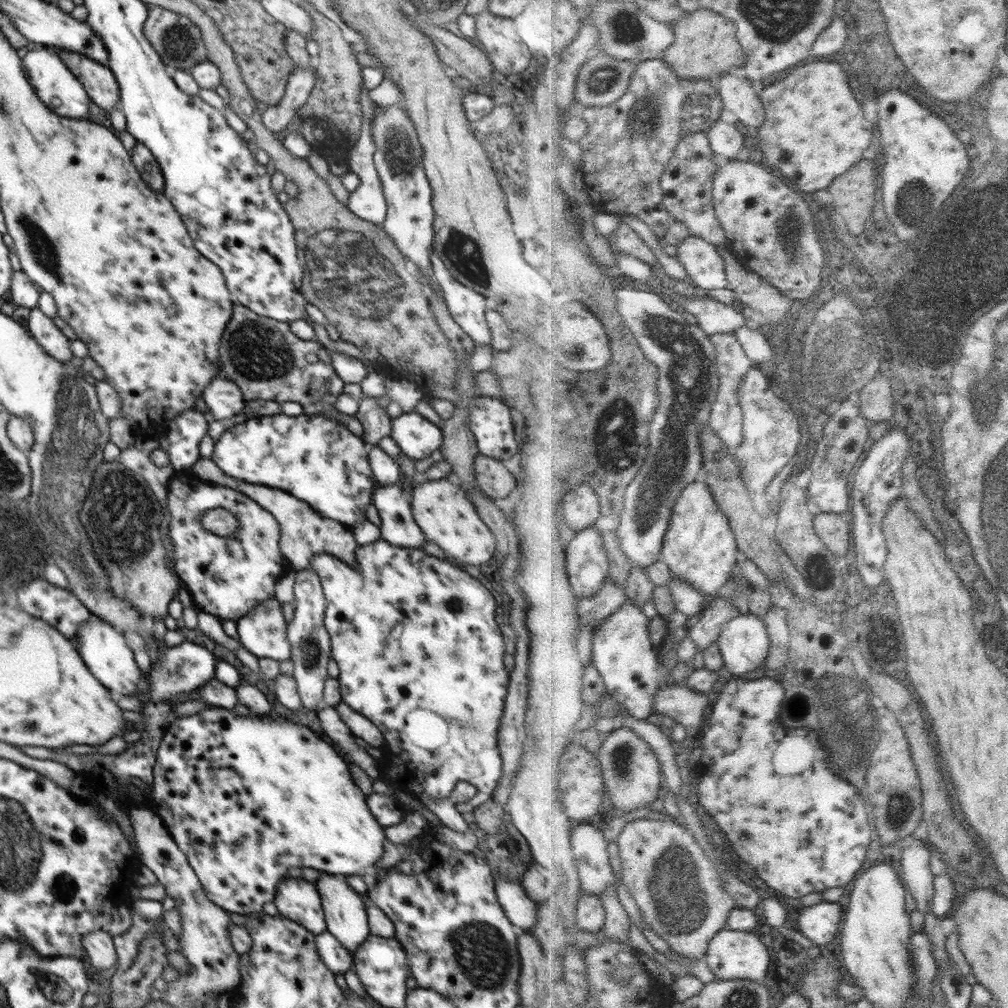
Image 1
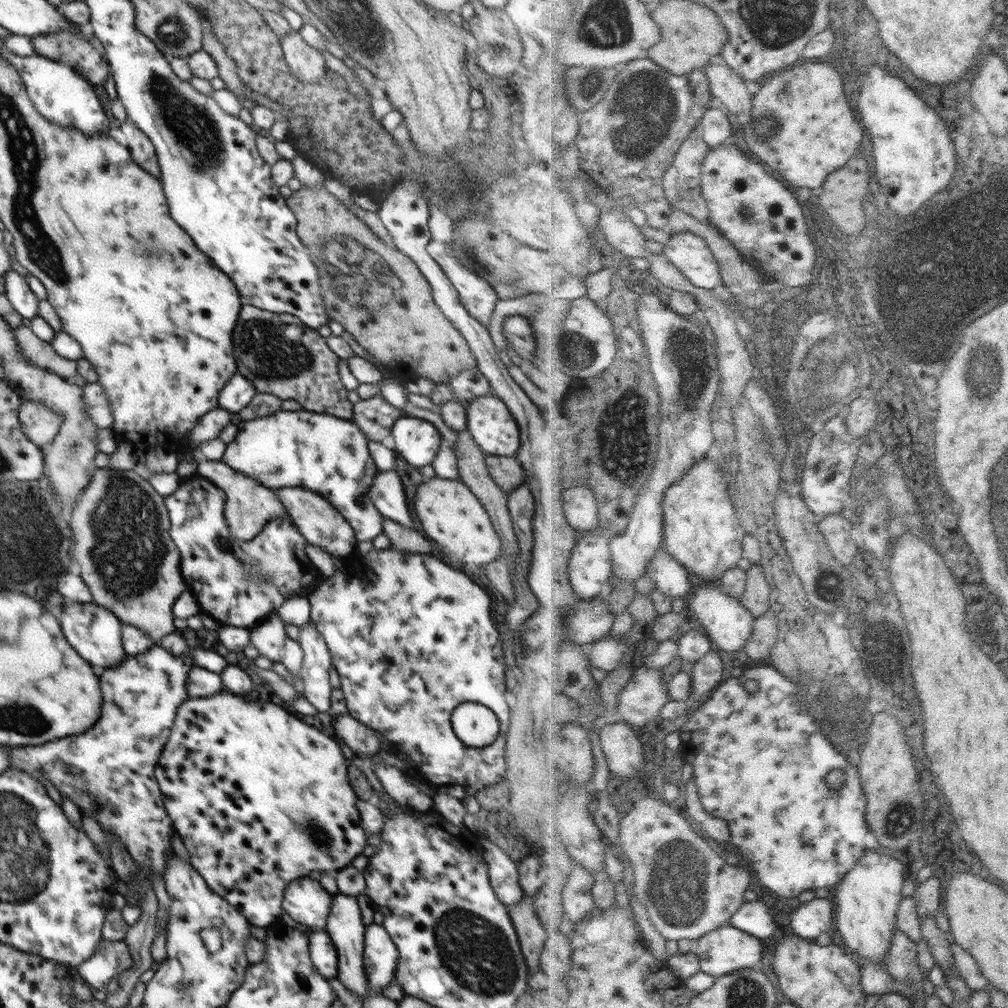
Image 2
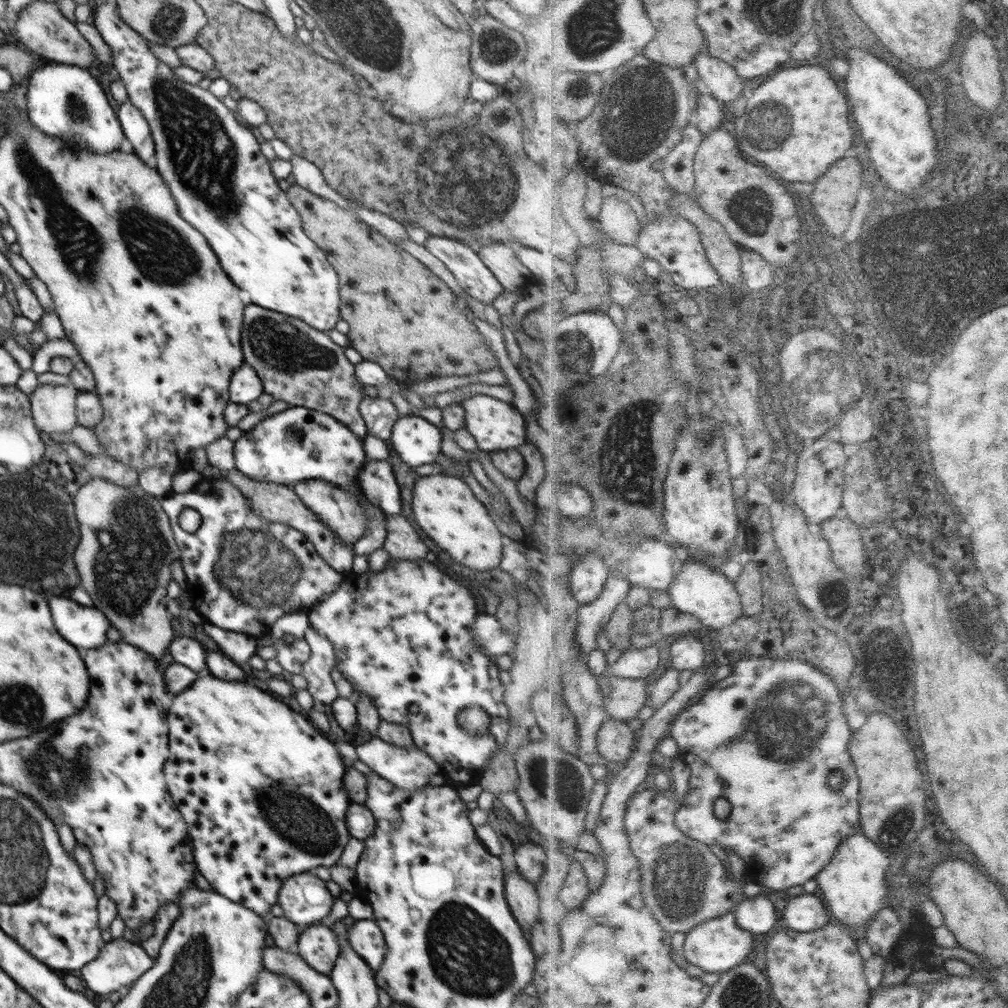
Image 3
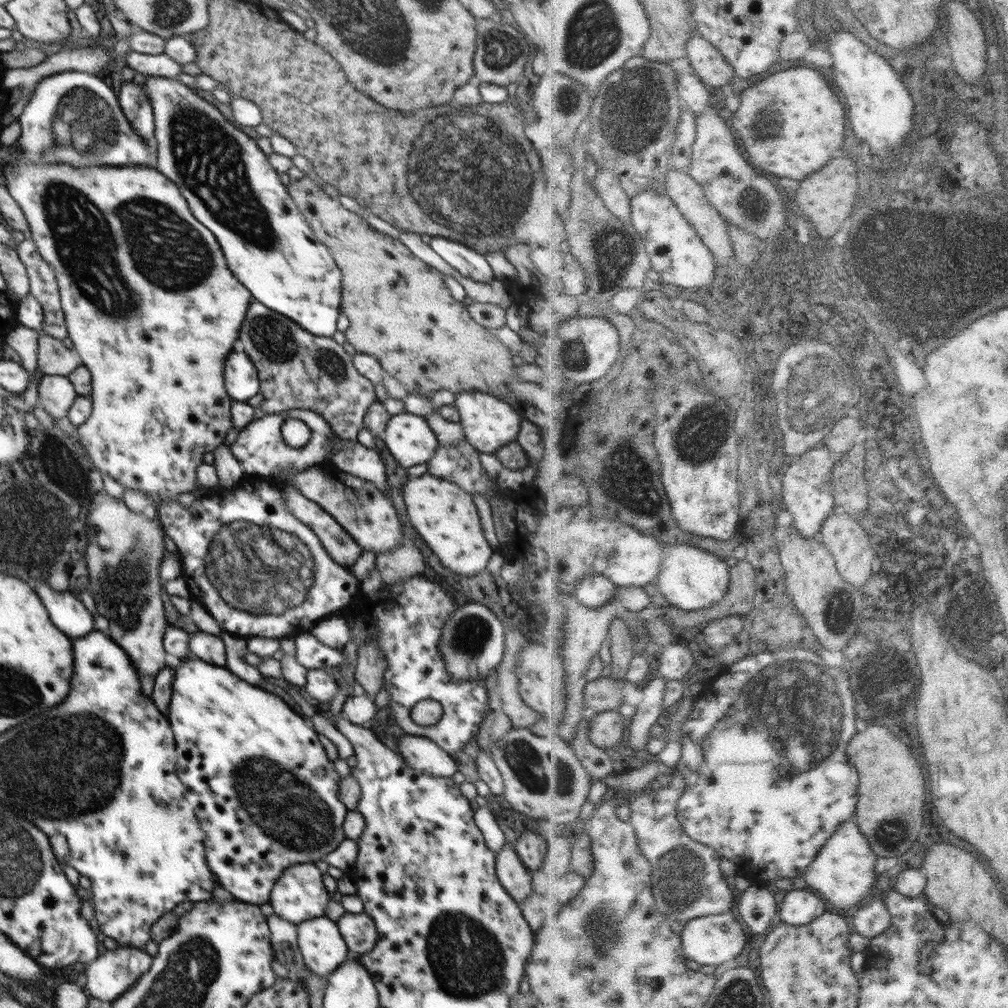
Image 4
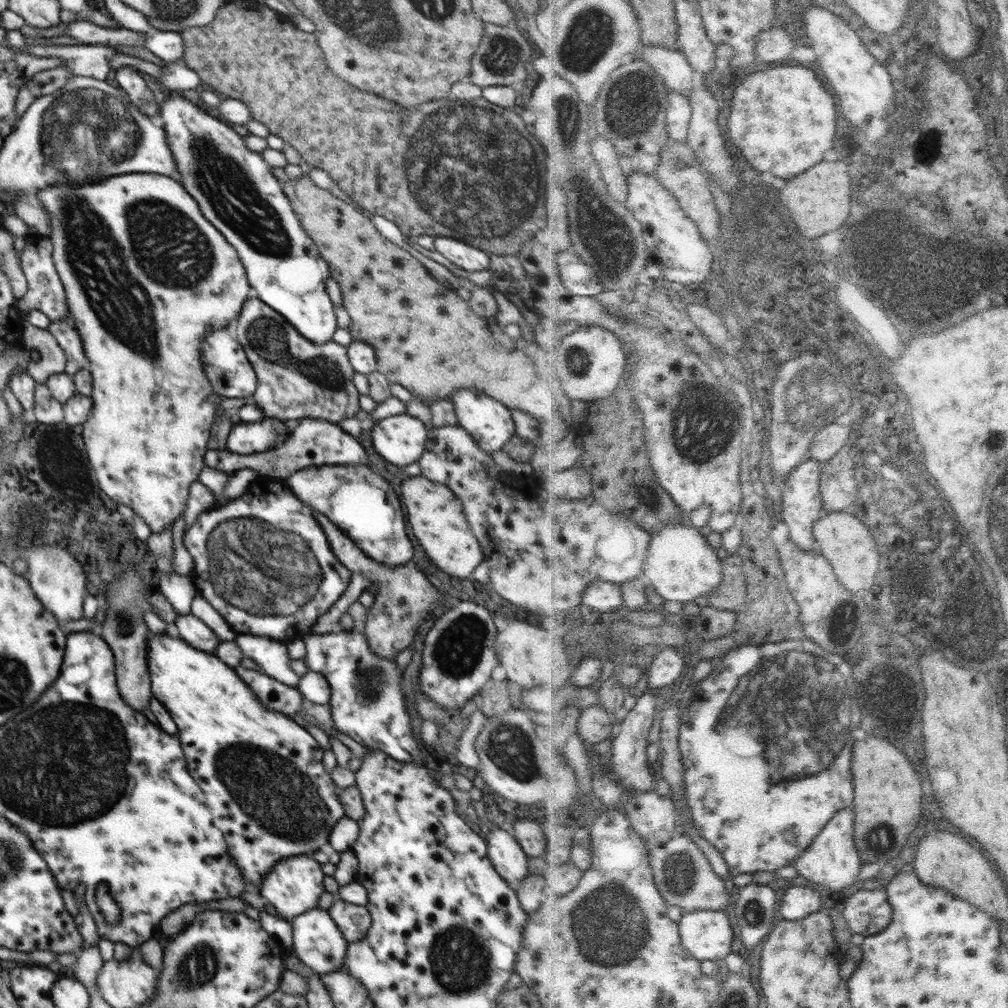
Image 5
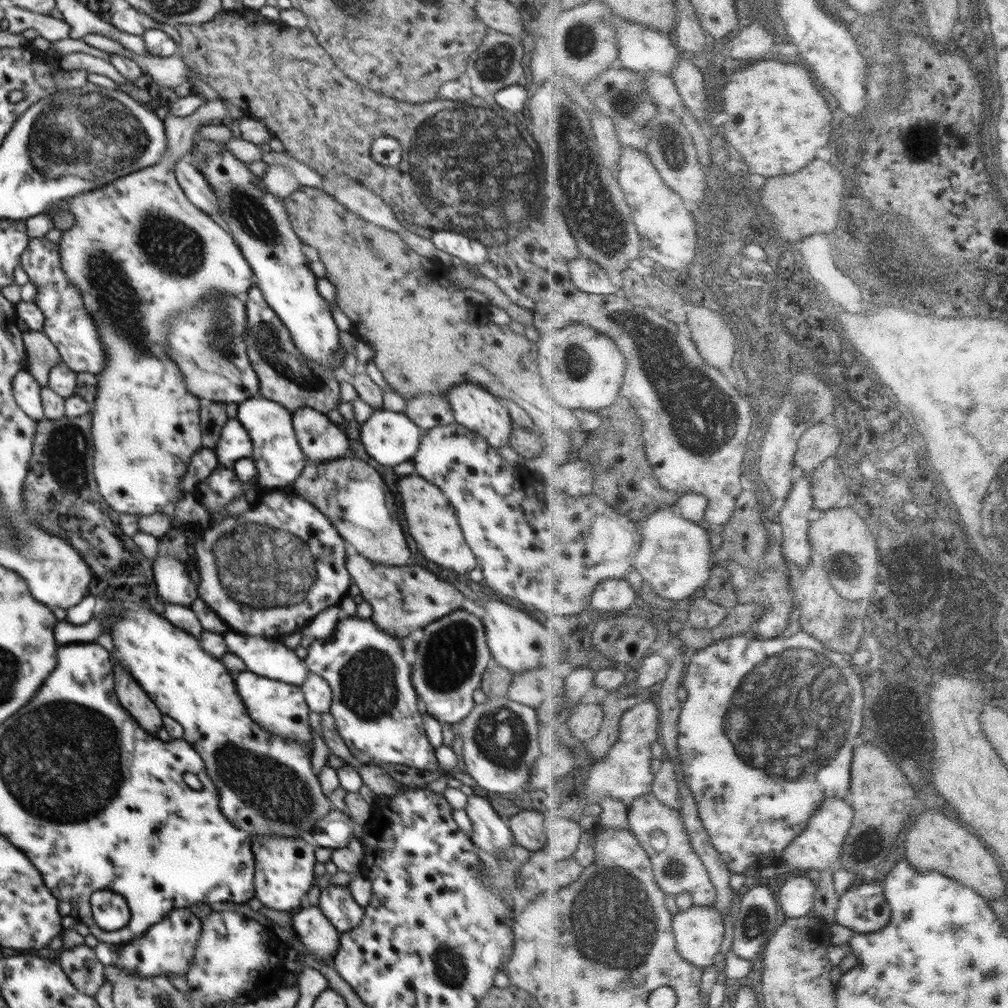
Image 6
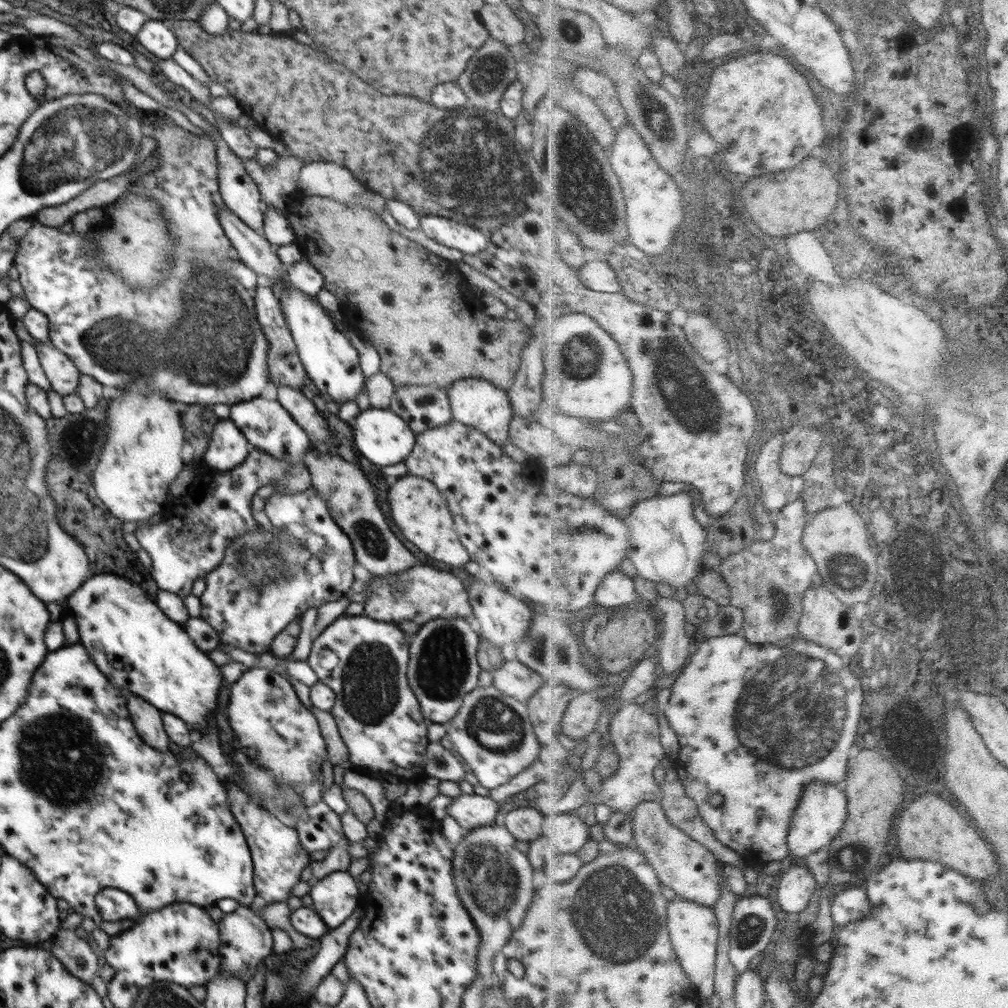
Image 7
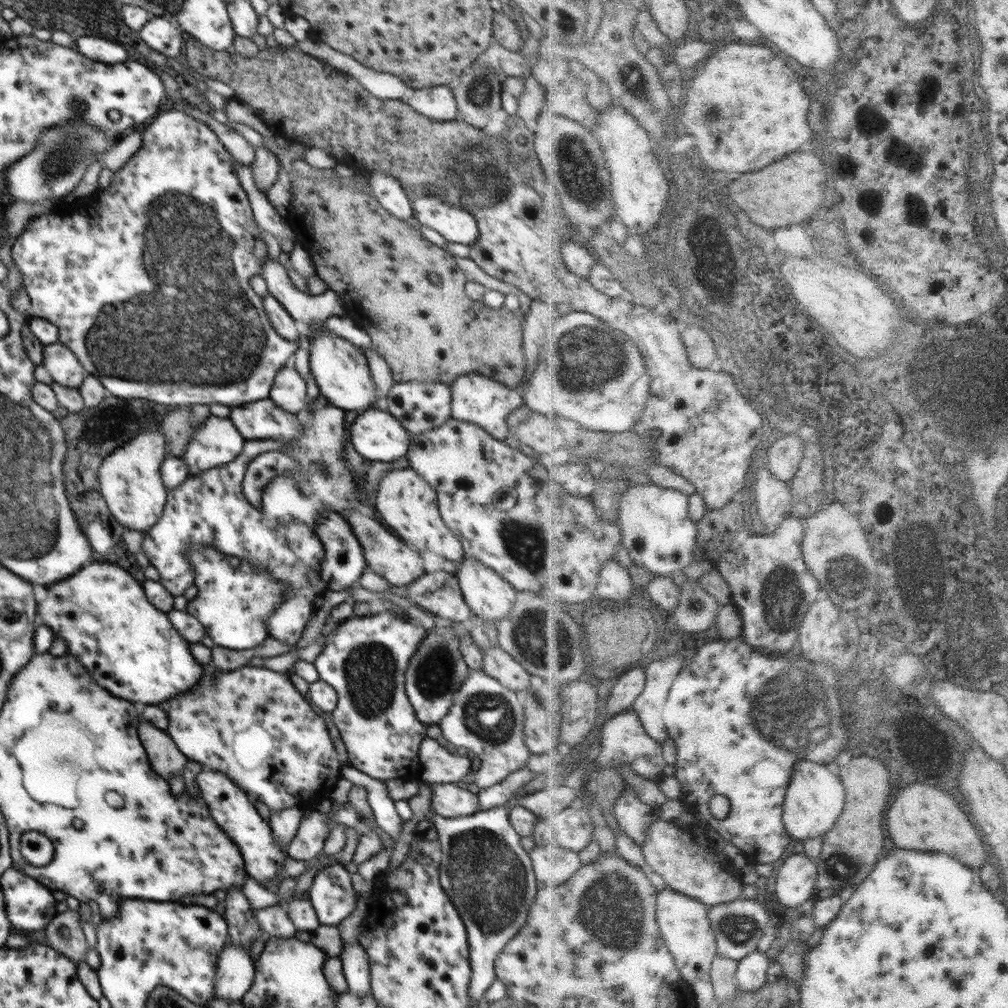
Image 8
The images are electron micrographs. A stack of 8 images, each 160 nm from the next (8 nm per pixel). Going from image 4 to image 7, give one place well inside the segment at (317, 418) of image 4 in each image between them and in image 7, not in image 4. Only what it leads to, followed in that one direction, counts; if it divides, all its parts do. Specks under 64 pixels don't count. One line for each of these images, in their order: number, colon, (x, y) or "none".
5: (258, 437)
6: (234, 443)
7: (227, 448)

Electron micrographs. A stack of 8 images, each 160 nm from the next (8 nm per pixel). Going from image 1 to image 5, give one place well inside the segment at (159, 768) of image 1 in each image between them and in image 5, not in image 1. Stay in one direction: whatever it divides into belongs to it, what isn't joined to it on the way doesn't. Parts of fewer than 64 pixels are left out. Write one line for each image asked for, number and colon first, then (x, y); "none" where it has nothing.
2: (260, 798)
3: (262, 790)
4: (259, 779)
5: (263, 774)

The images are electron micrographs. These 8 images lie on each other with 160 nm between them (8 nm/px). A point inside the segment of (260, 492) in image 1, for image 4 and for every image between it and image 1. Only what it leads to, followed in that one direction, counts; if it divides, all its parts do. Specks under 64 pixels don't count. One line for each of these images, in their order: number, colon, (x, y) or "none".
2: (321, 525)
3: (343, 514)
4: (358, 507)

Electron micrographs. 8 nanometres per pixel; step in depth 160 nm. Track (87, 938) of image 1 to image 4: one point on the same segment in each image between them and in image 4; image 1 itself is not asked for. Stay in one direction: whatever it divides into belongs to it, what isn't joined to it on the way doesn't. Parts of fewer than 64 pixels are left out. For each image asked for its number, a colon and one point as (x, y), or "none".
2: (110, 958)
3: (121, 961)
4: (107, 977)

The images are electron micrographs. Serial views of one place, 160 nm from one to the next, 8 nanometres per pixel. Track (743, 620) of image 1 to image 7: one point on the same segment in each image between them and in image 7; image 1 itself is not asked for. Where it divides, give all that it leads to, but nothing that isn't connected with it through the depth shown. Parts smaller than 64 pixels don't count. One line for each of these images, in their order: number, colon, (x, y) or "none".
2: (730, 624)
3: (703, 590)
4: (692, 578)
5: (682, 565)
6: (676, 556)
7: (669, 542)

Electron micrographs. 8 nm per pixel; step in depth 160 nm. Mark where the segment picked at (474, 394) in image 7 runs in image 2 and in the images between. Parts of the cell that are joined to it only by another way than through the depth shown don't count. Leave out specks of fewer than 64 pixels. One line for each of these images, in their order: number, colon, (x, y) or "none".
2: (494, 430)
3: (496, 425)
4: (489, 423)
5: (489, 422)
6: (475, 407)

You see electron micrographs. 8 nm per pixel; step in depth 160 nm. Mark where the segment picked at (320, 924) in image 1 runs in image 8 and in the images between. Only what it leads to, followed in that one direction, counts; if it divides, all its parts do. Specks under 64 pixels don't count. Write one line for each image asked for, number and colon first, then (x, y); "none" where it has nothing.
2: (304, 900)
3: (304, 898)
4: (299, 895)
5: (293, 886)
6: (284, 866)
7: (278, 858)
8: (264, 859)

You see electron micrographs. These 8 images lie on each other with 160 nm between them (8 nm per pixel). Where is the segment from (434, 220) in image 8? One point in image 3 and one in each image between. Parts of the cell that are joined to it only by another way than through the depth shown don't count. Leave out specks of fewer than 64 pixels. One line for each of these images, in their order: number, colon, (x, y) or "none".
3: (478, 281)
4: (470, 263)
5: (466, 256)
6: (471, 251)
7: (445, 231)

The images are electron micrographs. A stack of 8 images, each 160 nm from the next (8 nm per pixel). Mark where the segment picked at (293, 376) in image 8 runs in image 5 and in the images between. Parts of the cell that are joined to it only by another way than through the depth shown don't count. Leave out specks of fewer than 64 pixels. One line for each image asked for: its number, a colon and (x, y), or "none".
5: (313, 442)
6: (320, 439)
7: (301, 408)

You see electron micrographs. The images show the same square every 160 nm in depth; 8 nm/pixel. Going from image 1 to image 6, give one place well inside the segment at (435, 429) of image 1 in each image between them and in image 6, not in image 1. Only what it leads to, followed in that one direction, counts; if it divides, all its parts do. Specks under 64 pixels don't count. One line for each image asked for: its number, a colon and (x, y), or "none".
2: (417, 440)
3: (417, 441)
4: (408, 437)
5: (401, 438)
6: (390, 437)

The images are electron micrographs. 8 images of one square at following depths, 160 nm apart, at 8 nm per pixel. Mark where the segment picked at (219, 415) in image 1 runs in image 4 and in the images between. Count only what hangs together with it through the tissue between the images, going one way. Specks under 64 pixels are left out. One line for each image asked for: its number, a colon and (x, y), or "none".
2: (236, 393)
3: (245, 387)
4: (241, 377)

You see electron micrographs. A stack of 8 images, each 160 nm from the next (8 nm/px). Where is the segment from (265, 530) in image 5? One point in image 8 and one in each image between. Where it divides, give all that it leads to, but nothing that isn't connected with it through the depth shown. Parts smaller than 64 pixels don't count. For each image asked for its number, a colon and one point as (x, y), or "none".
6: (283, 551)
7: (262, 584)
8: (235, 599)

